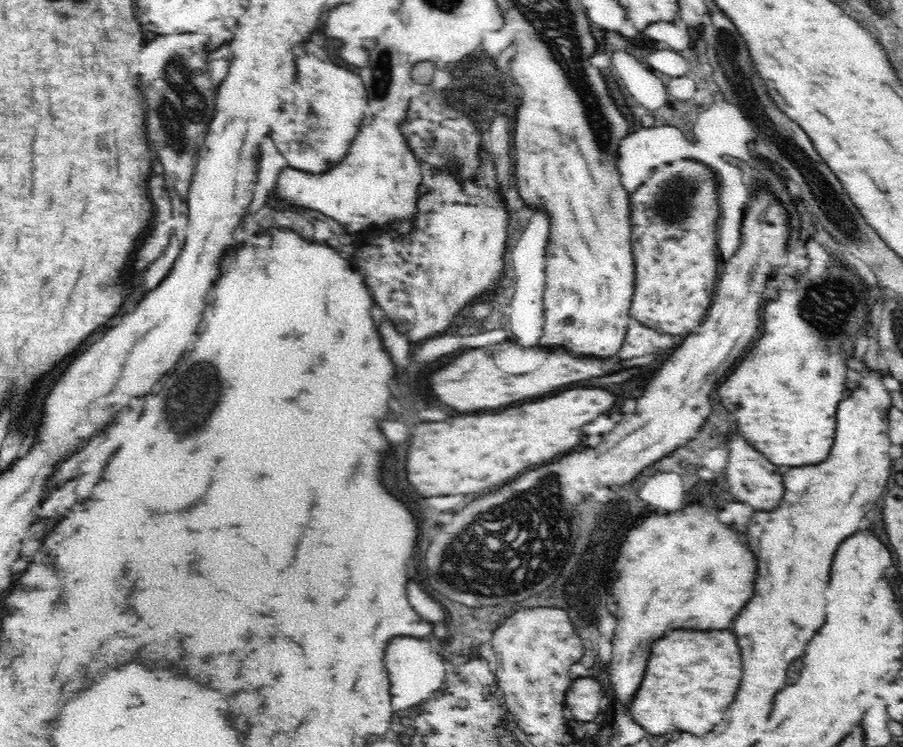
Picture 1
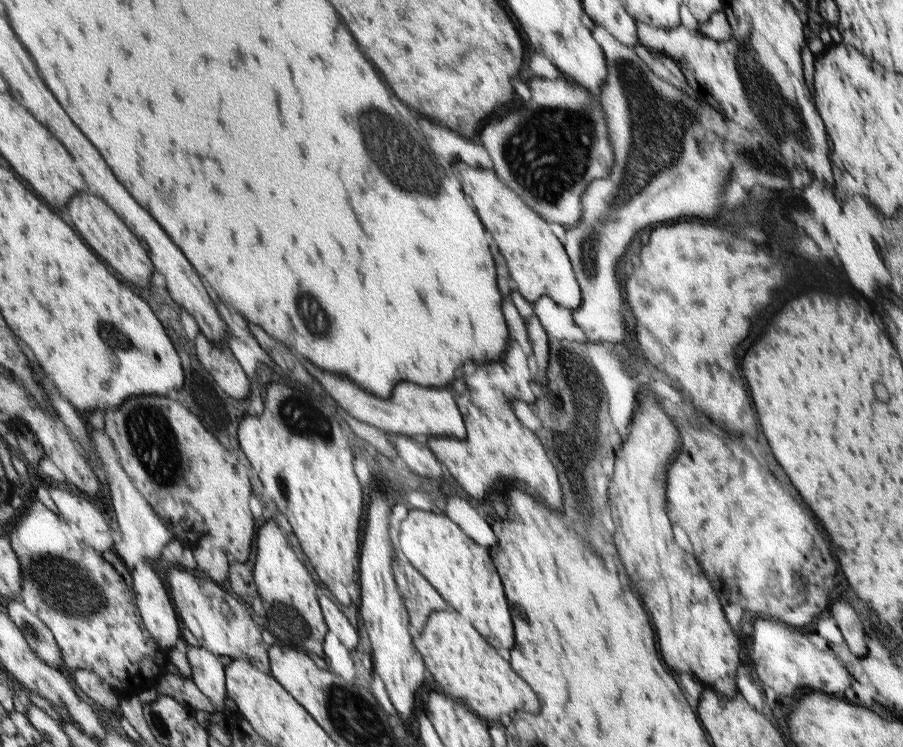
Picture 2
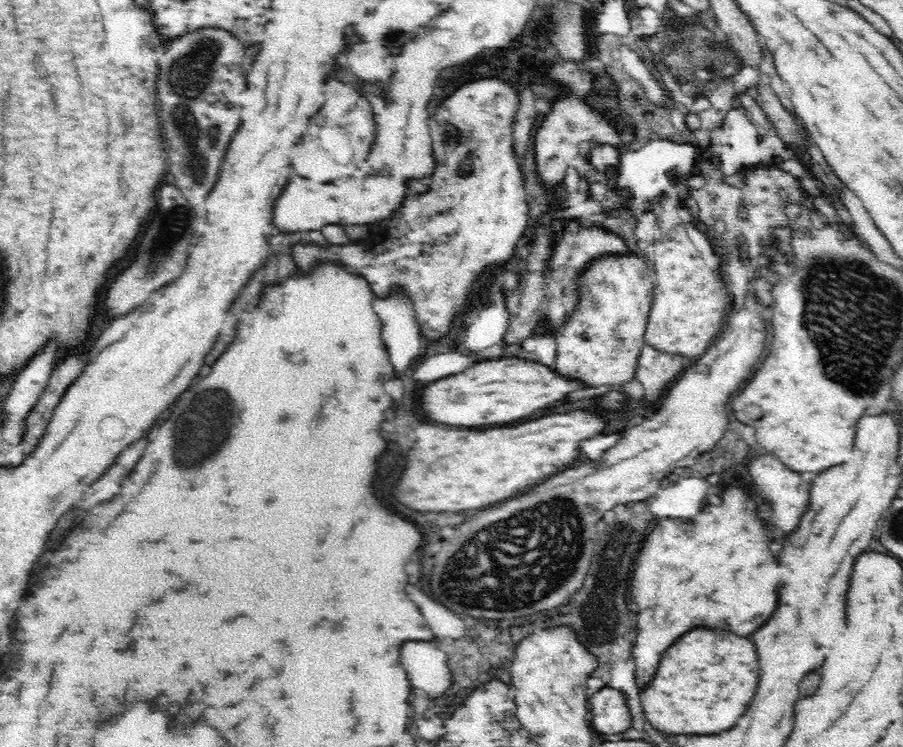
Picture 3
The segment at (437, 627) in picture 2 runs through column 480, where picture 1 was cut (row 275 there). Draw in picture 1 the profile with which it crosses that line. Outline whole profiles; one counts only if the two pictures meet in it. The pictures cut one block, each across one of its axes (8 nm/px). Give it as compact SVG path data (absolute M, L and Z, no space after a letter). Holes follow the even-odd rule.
M678 160L678 162L672 162L672 164L664 164L664 166L658 166L654 172L652 172L652 180L648 184L644 184L642 188L636 190L636 194L632 196L630 200L630 210L632 210L632 238L631 247L633 250L634 260L634 287L633 287L633 301L630 305L630 318L635 318L643 325L647 325L648 328L657 329L660 333L668 333L672 336L687 337L692 332L696 331L704 320L709 305L713 299L714 289L717 287L717 268L719 267L717 259L717 234L718 229L717 220L719 217L719 202L717 197L717 186L715 174L710 168L702 166L700 162L694 162L694 160ZM664 230L682 230L682 236L676 240L674 236L672 238L666 238L664 240Z

